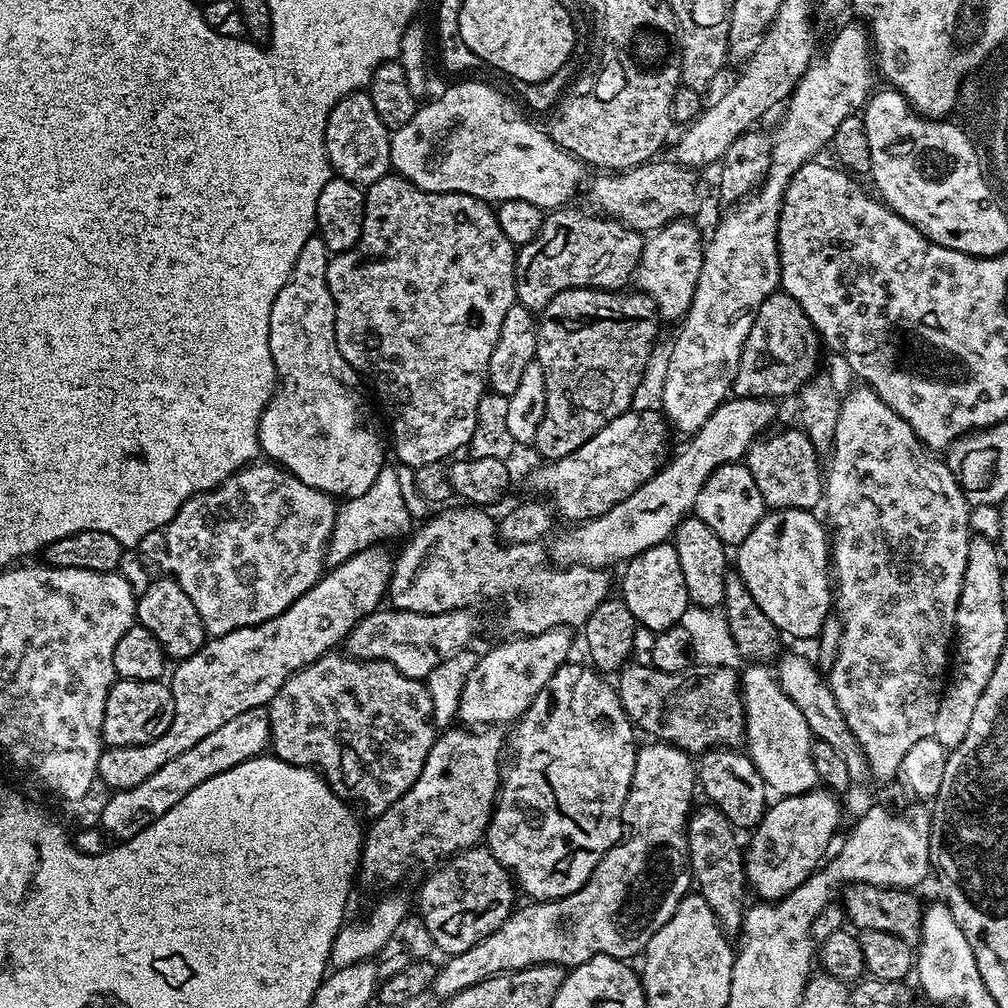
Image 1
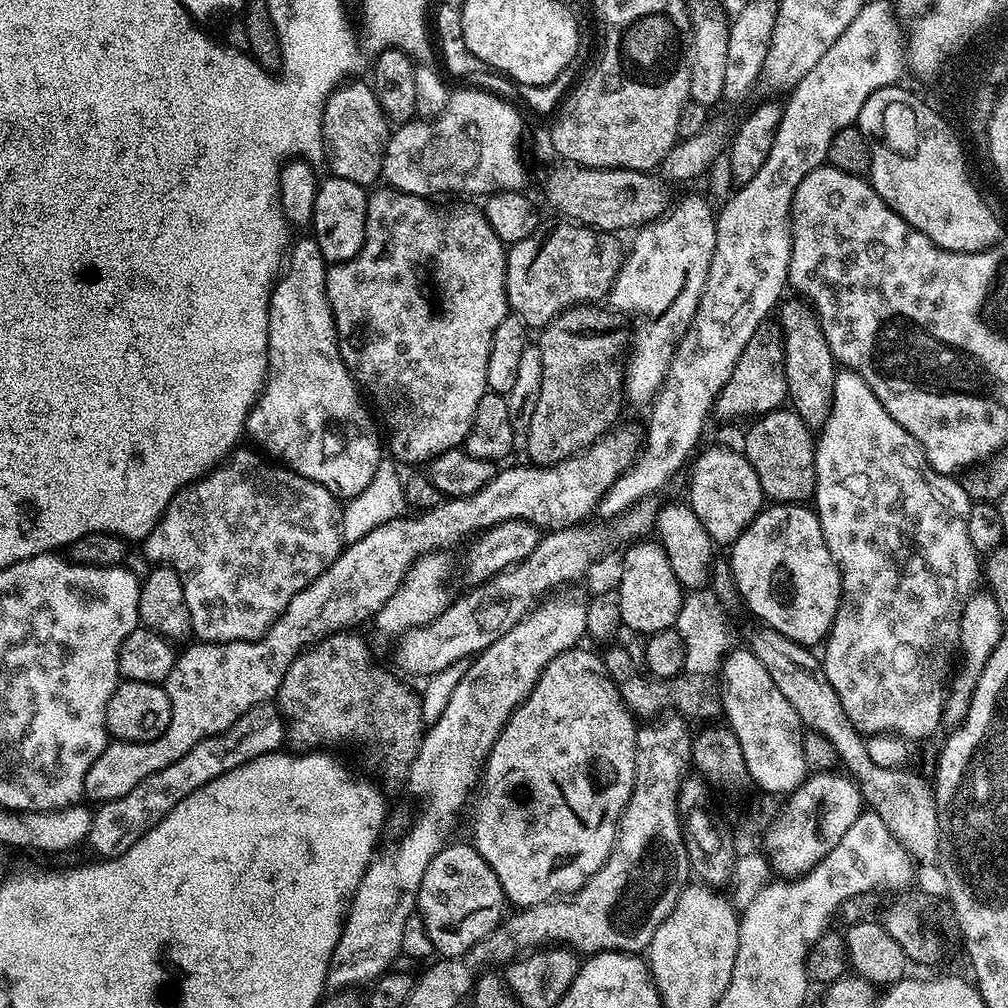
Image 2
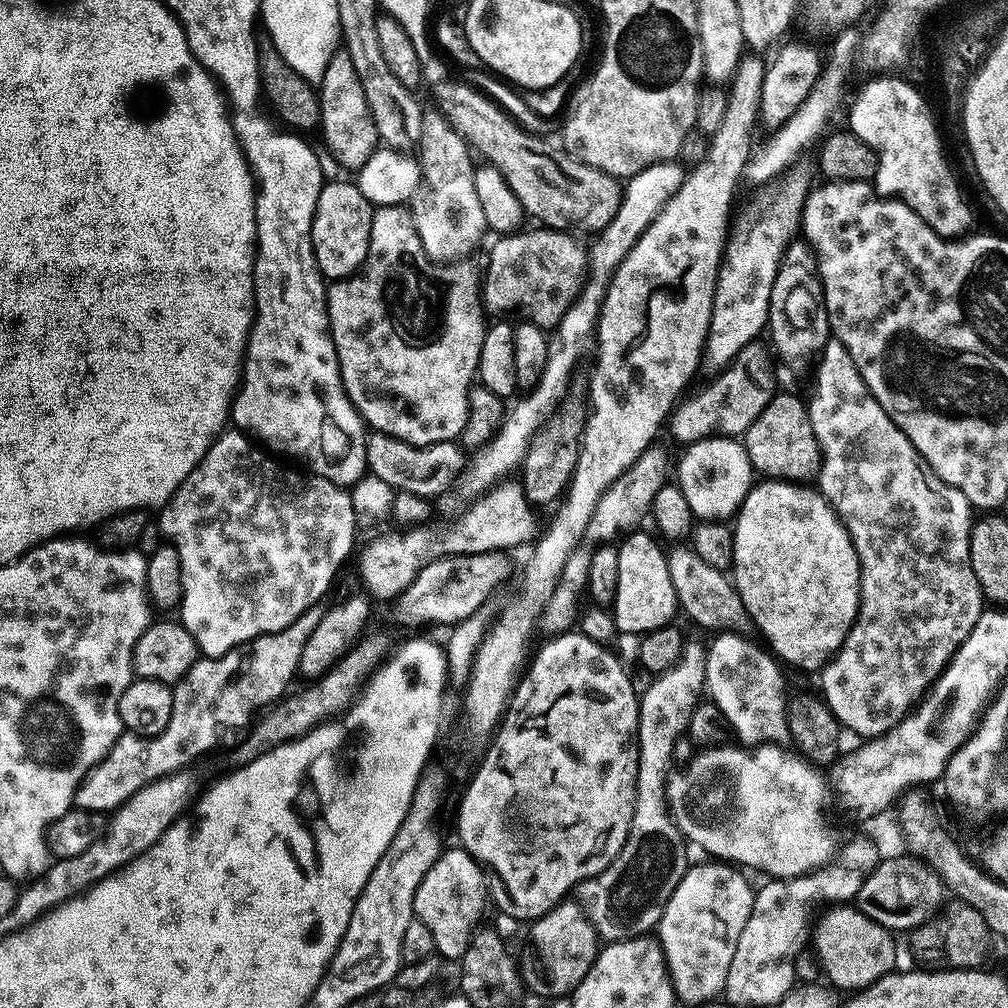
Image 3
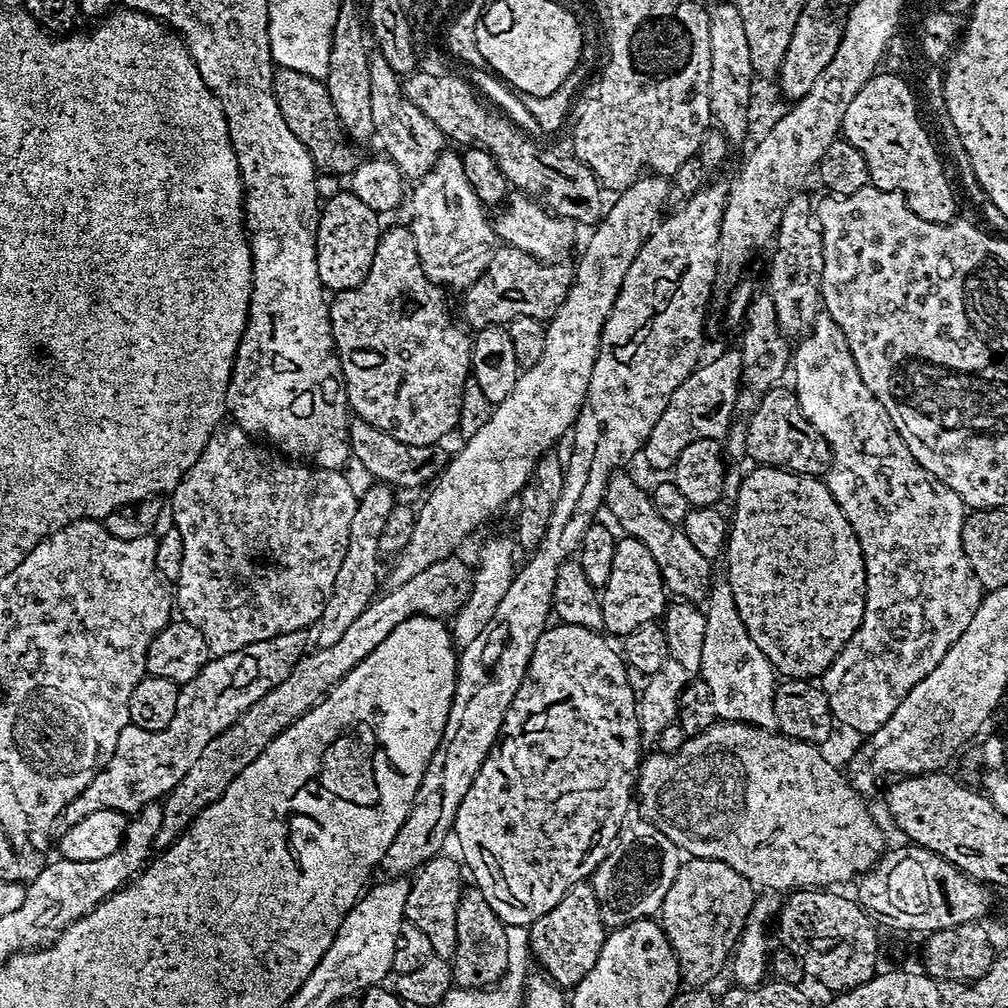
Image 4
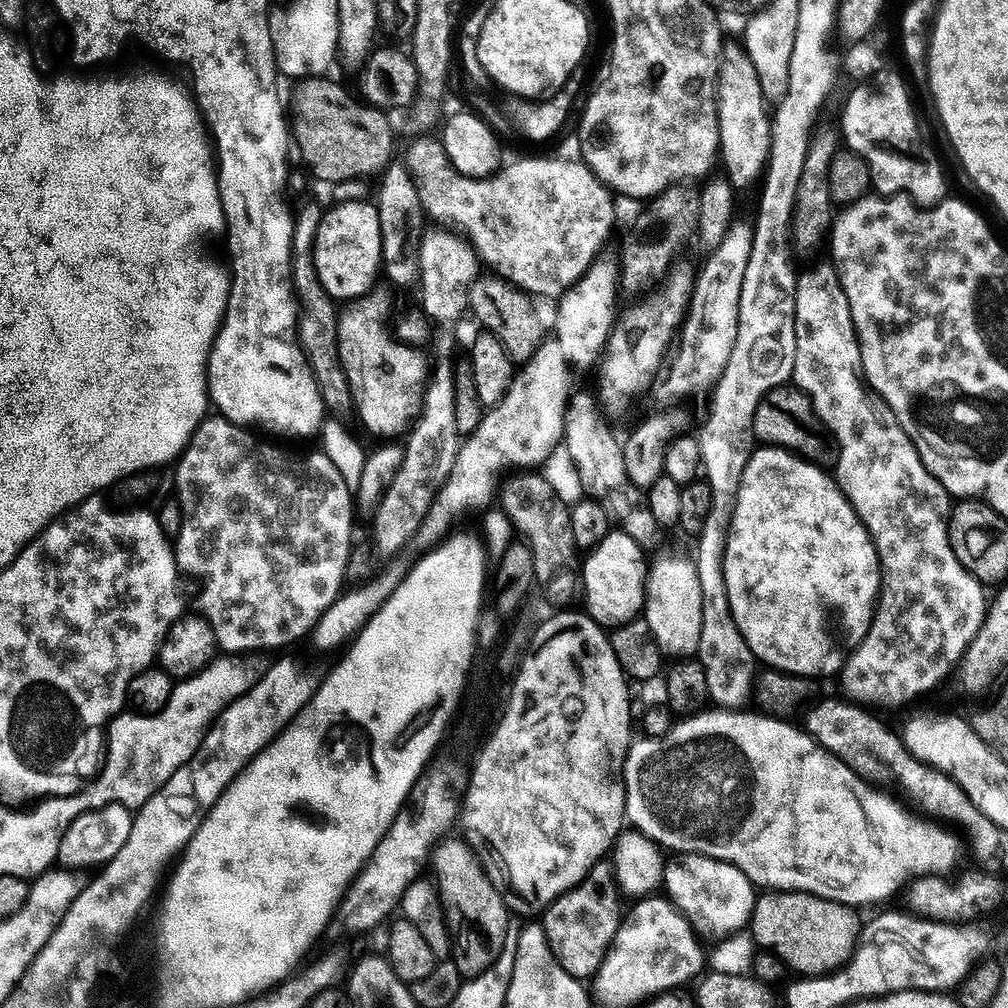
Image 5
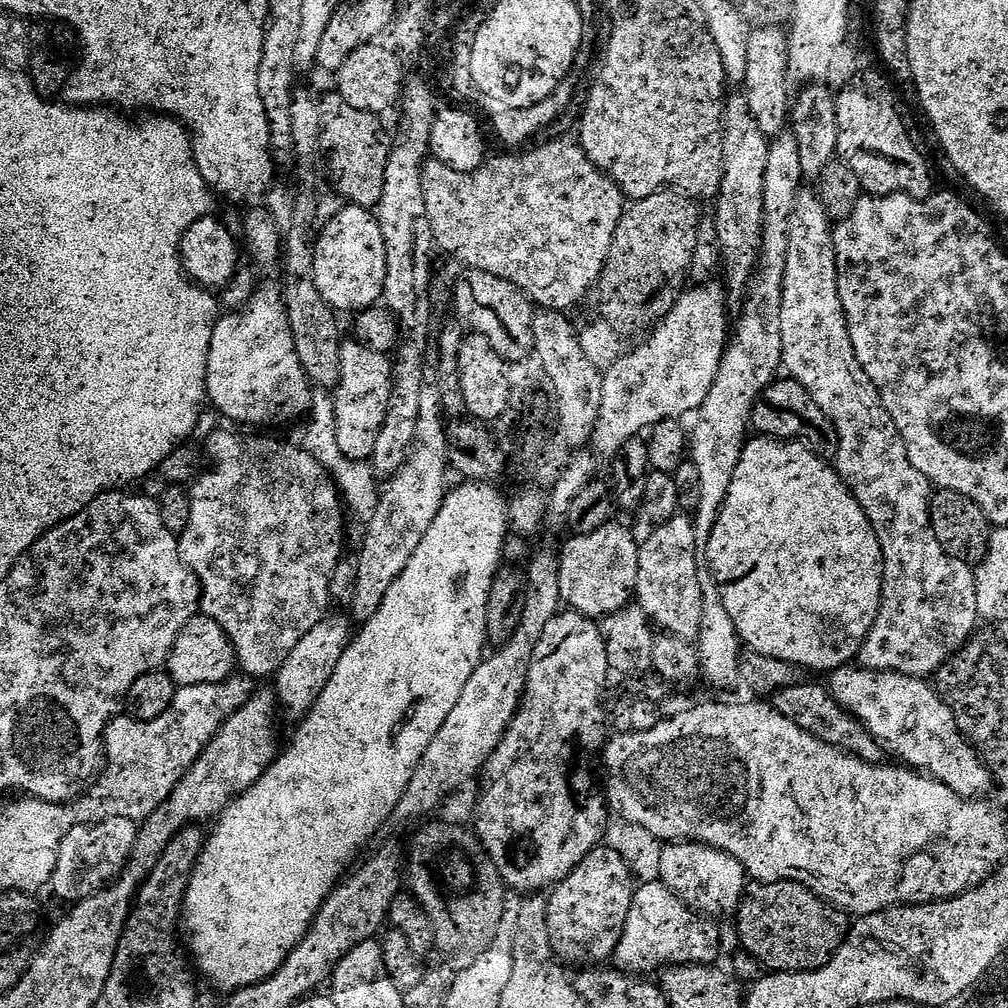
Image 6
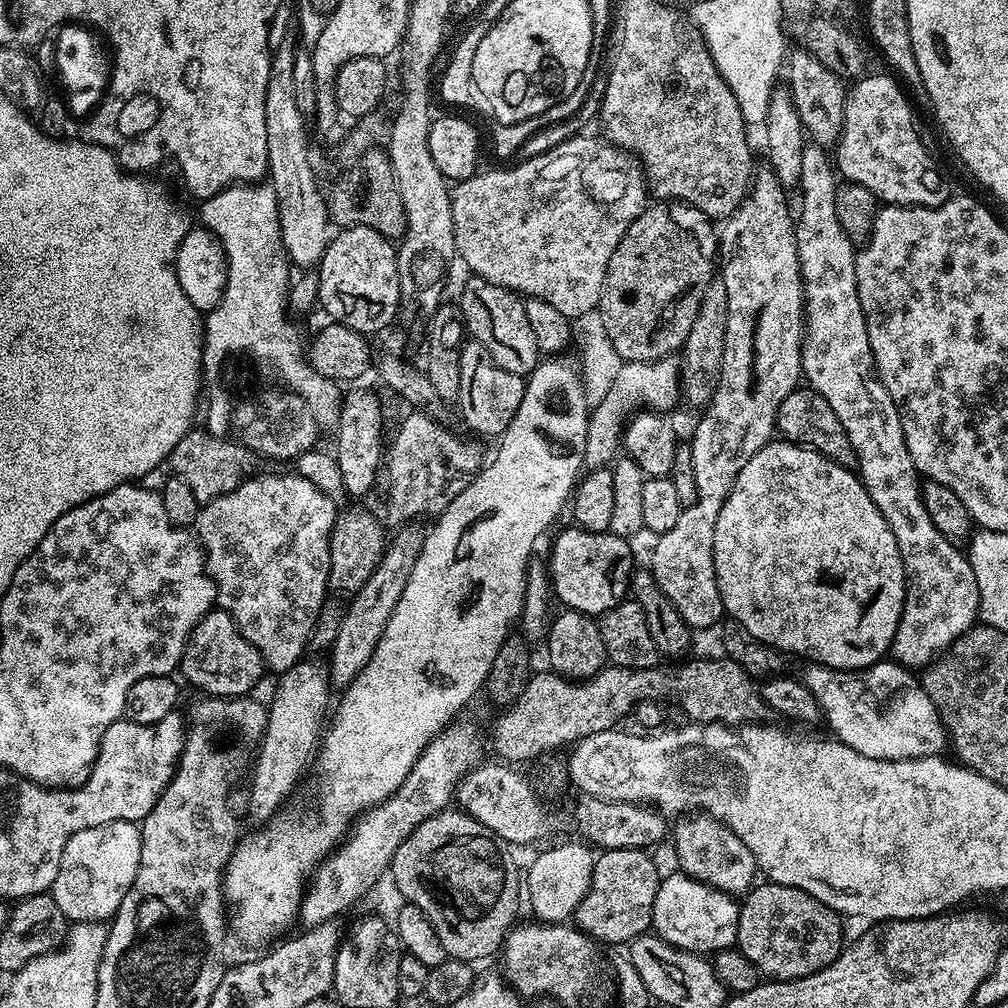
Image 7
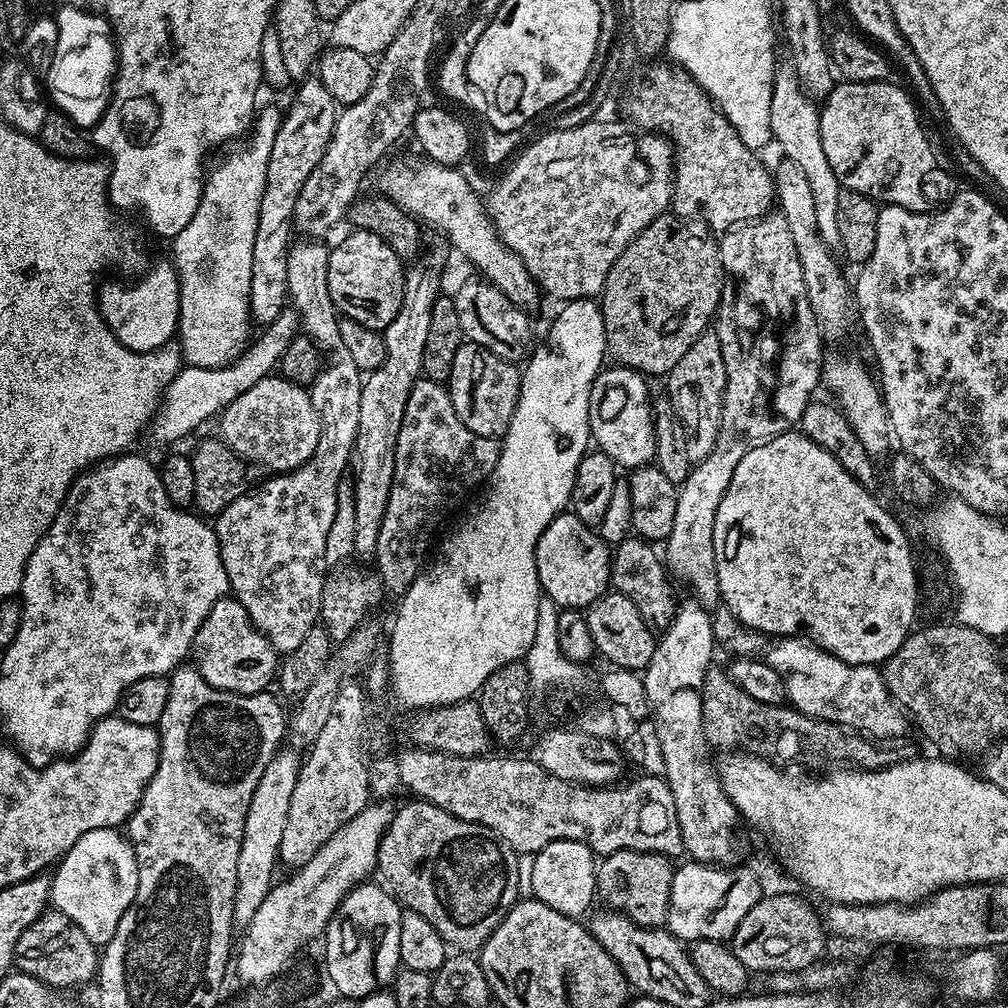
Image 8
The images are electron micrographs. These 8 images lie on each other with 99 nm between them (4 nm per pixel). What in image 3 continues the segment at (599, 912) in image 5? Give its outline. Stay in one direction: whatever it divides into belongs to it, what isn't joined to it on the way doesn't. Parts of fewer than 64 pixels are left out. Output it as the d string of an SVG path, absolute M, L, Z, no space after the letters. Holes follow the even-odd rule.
M579 903L555 904L545 916L527 925L528 941L524 953L519 953L520 979L529 993L556 1000L559 996L571 997L572 992L586 978L590 966L594 966L598 951L598 937Z

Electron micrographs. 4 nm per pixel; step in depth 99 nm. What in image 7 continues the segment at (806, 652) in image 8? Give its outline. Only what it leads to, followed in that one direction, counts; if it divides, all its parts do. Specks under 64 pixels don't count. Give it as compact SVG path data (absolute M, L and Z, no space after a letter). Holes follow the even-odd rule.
M881 658L868 668L845 670L828 668L824 664L809 663L808 669L802 673L804 685L814 694L823 719L828 719L832 727L831 735L841 744L858 750L858 754L866 754L866 758L879 760L909 760L910 758L926 758L939 756L949 747L948 733L944 731L944 723L940 721L934 702L924 690L924 685L916 680L911 671L891 658Z

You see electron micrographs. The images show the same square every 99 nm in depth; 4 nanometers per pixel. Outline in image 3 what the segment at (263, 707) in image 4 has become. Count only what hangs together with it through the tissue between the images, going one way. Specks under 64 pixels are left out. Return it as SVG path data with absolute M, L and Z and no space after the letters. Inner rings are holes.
M503 550L469 556L444 556L441 560L430 562L416 575L414 582L410 582L410 586L406 586L406 590L396 597L394 607L397 618L421 621L424 624L448 624L447 626L471 621L475 617L472 615L491 598L492 591L504 583L511 574L512 564L508 561L508 556L509 553Z

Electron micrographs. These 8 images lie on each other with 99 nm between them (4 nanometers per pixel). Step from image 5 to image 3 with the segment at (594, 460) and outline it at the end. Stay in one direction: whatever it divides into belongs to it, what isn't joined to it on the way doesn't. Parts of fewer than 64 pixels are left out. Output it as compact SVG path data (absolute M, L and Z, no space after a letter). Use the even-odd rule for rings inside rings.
M678 546L674 552L667 553L670 566L670 582L674 582L676 602L681 613L684 612L696 624L704 628L713 628L713 633L733 632L739 636L751 637L754 625L742 598L736 592L736 585L725 573L714 566L702 562L691 547Z

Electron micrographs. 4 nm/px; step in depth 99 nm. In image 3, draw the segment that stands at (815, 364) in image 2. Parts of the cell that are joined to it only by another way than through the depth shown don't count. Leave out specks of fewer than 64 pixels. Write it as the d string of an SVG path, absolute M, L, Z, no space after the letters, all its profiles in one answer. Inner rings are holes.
M803 239L793 240L784 251L784 257L780 259L778 274L774 278L774 290L770 290L766 332L767 335L772 335L770 344L779 363L781 360L786 367L793 368L796 372L802 371L808 363L811 365L829 342L830 329L824 305L824 287L816 269L816 256Z

